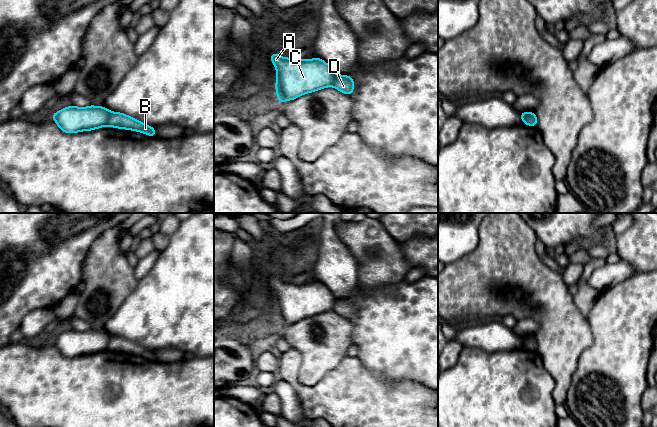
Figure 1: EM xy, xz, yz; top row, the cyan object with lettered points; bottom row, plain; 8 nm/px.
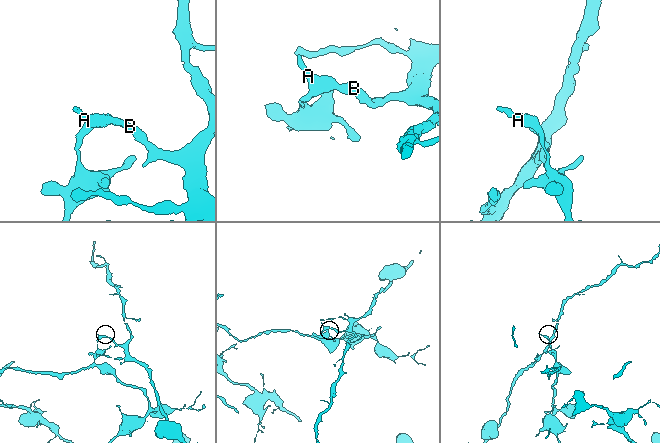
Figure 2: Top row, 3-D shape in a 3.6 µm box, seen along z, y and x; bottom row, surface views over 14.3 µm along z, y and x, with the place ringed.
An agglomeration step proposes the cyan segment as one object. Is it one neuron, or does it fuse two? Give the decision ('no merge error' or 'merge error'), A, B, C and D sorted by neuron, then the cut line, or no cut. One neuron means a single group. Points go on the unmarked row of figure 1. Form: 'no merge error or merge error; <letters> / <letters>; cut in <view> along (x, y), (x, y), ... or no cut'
merge error; A C / B D; cut in xy along (111, 336), (107, 348)

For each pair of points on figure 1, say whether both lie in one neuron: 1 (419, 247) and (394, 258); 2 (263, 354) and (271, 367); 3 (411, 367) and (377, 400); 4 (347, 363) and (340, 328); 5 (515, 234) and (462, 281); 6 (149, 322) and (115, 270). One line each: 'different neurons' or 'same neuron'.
1: different neurons
2: same neuron
3: different neurons
4: different neurons
5: same neuron
6: different neurons

